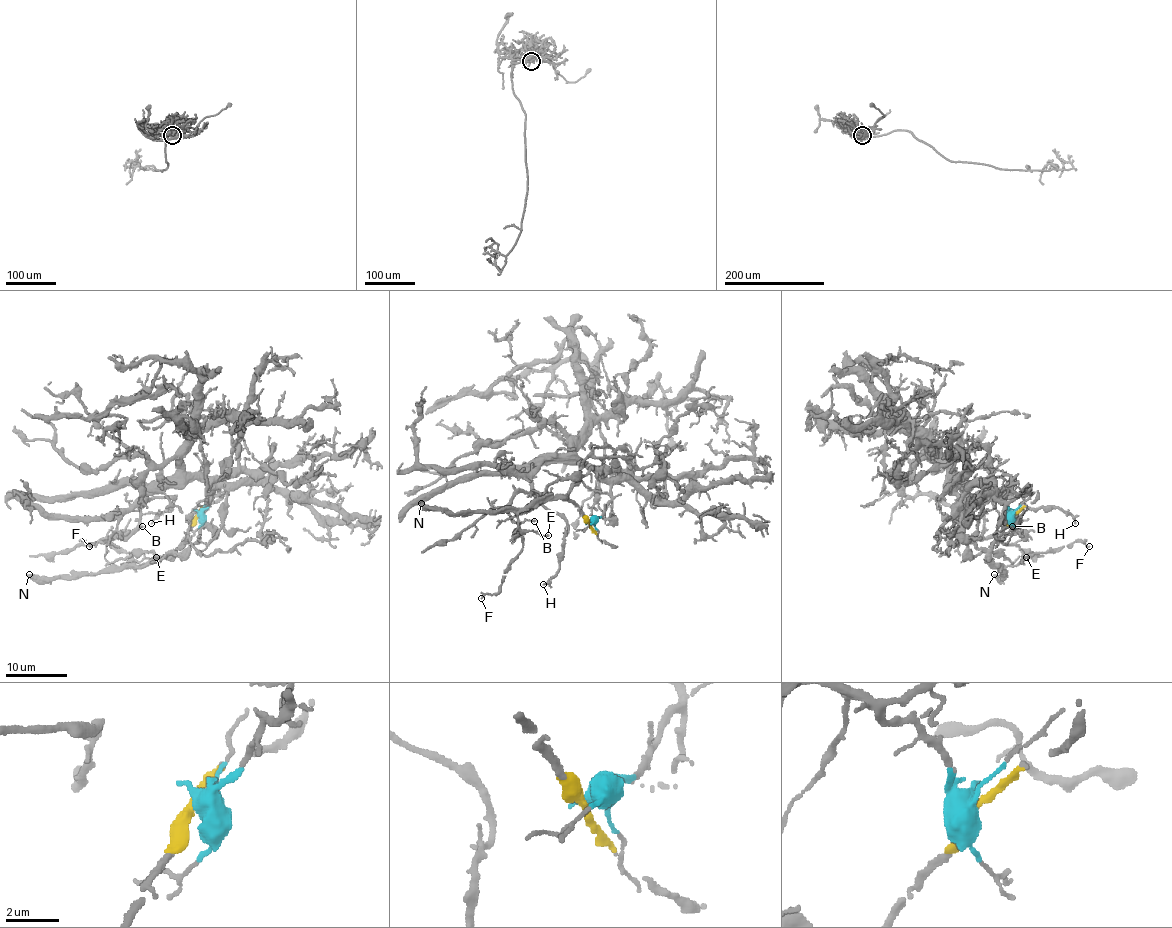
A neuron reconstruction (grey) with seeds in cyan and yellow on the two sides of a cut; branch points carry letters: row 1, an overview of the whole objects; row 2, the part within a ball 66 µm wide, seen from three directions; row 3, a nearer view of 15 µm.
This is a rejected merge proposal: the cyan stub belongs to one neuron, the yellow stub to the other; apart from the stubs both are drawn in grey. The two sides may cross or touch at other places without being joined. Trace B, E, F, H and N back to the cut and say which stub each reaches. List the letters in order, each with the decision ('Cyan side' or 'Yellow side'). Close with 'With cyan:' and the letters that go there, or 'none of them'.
B: Cyan side
E: Yellow side
F: Yellow side
H: Cyan side
N: Yellow side
With cyan: B, H

